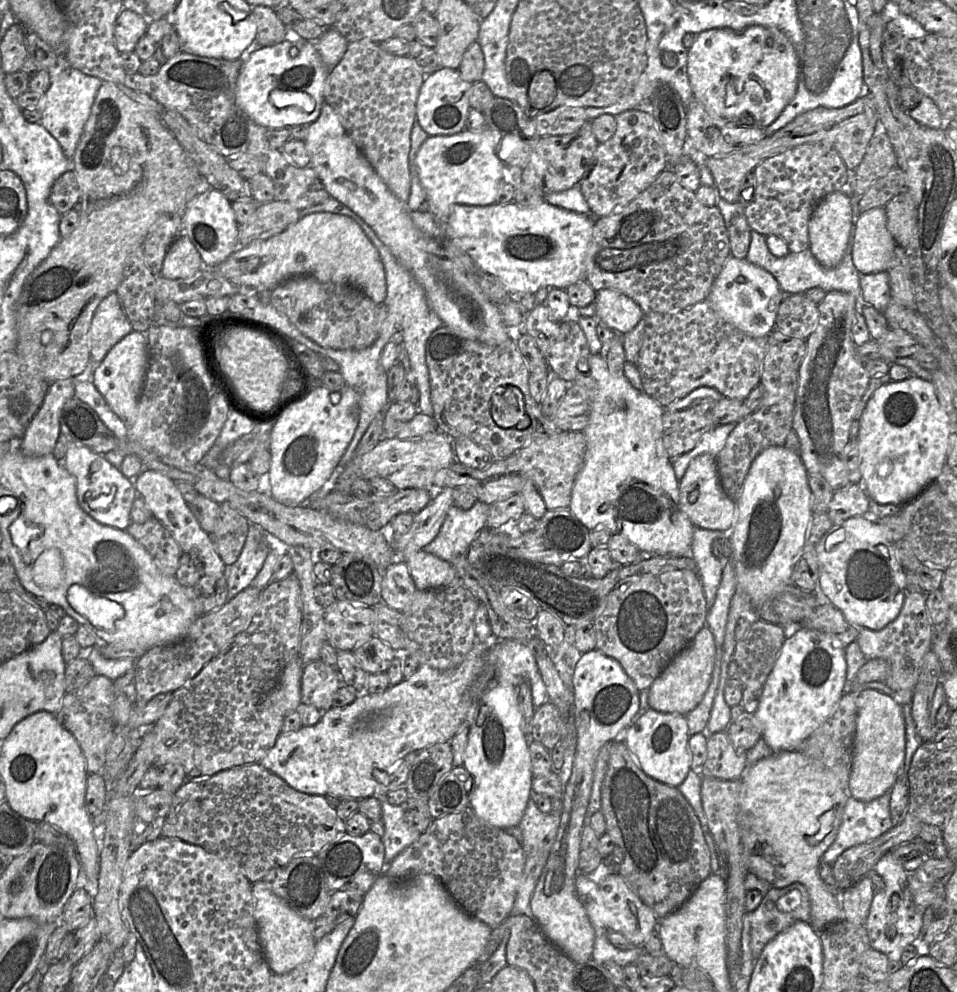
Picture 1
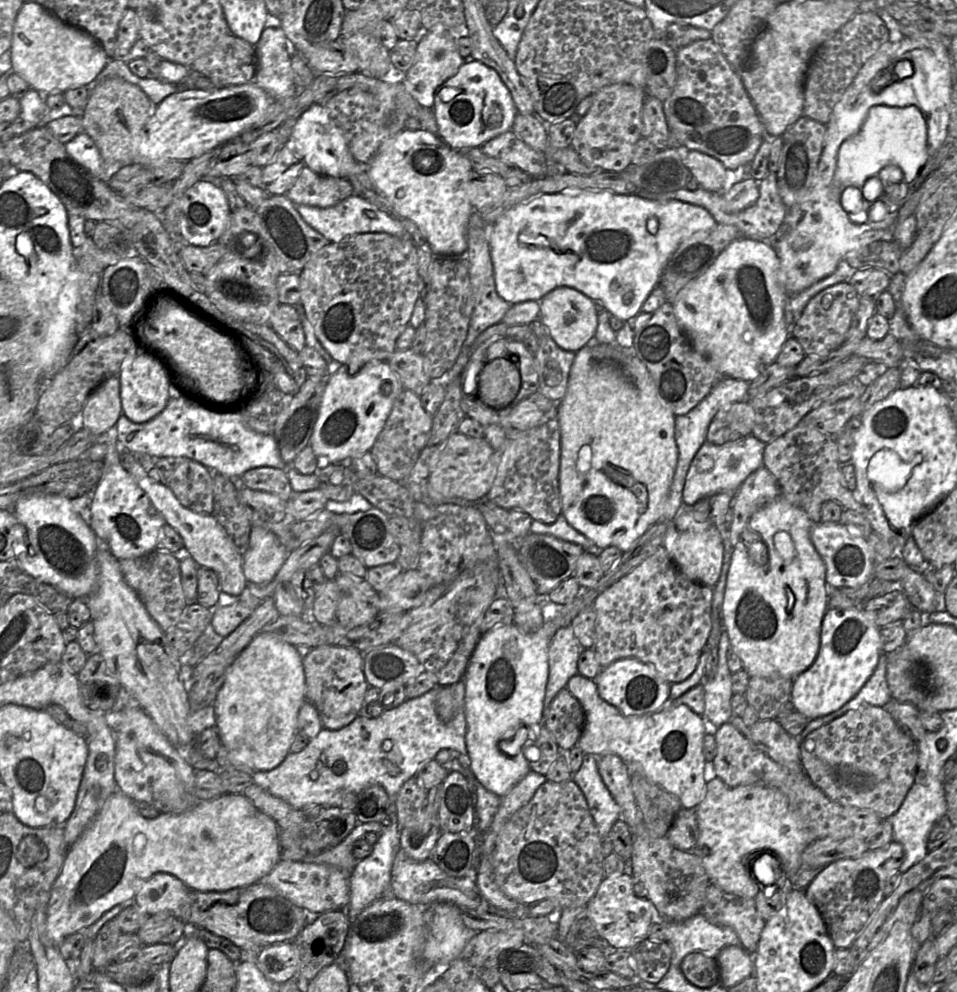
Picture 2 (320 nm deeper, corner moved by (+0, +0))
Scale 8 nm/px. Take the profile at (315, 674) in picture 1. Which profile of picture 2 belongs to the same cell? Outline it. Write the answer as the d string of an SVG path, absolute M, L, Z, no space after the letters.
M323 644L314 647L303 658L306 681L306 700L311 702L319 712L323 728L339 730L349 725L359 716L364 696L370 687L363 671L363 653L353 647Z

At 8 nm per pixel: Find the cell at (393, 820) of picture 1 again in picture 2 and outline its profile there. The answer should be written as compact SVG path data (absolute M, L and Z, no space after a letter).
M403 851L397 853L392 871L389 895L411 904L430 905L434 902L448 902L461 909L484 908L498 914L498 908L489 904L479 893L476 880L469 876L453 877L443 871L431 858L417 862L408 858Z

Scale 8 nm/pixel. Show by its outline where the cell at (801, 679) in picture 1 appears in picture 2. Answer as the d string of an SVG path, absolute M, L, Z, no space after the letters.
M860 602L860 607L850 607L846 609L830 609L826 611L821 625L820 649L818 655L815 661L813 662L813 664L807 670L805 670L800 675L795 677L793 680L790 701L793 703L795 711L803 714L810 720L828 715L841 708L845 703L847 703L850 699L852 699L863 687L863 685L866 683L869 677L872 675L872 673L874 672L877 666L879 657L883 653L881 638L880 638L880 628L877 626L873 618L873 615L869 612L866 612L862 608L862 603L863 602Z

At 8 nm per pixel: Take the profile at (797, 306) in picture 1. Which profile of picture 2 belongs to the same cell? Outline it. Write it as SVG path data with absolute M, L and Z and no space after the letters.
M849 282L832 285L808 301L801 317L793 322L790 335L800 343L806 355L828 354L844 344L858 305L859 295Z

